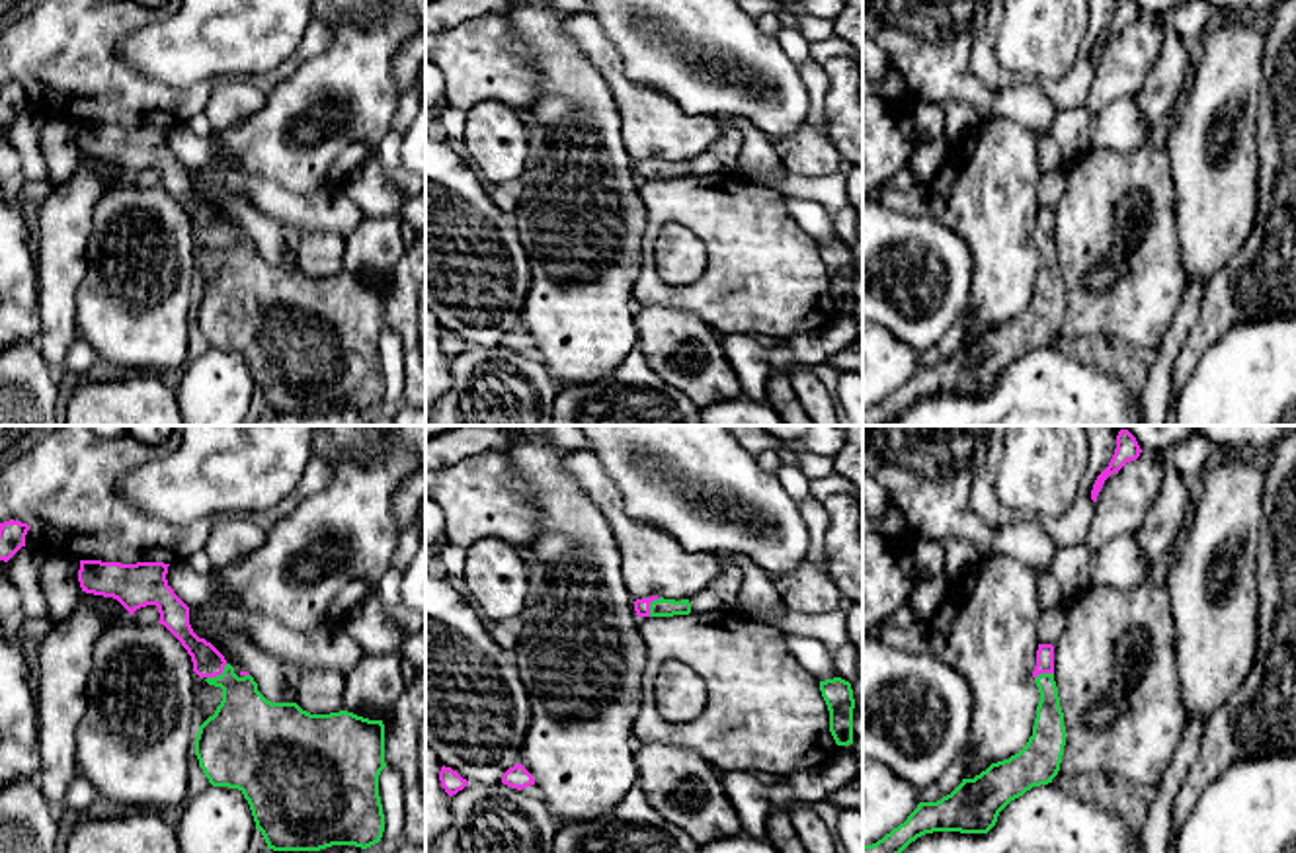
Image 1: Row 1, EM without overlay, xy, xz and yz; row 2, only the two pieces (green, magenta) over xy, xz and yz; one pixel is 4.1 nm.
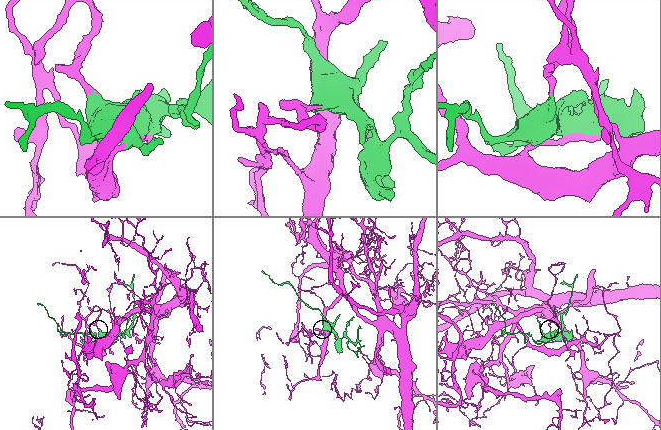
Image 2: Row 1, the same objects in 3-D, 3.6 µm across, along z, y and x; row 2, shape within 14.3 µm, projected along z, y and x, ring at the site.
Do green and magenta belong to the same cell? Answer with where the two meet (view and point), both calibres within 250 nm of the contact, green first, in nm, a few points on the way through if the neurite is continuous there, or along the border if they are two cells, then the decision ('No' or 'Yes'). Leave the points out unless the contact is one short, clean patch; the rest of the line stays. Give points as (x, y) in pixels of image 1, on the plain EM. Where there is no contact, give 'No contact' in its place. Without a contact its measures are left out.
Touches green at xy (217, 239). Thickness 300 nm (green) against 130 nm. Yes

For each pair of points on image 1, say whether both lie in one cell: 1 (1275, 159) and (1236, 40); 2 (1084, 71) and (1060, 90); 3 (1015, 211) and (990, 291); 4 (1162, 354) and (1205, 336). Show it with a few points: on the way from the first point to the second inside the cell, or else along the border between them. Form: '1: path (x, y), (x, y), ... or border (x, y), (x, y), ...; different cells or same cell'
1: border (1263, 65), (1255, 137), (1259, 157); different cells
2: path (1078, 77), (1066, 88); same cell
3: path (1002, 231), (1002, 272); same cell
4: border (1201, 303), (1199, 317), (1174, 367), (1175, 385); different cells

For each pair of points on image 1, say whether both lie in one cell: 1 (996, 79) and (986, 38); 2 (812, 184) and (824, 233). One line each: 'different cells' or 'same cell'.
1: same cell
2: different cells

